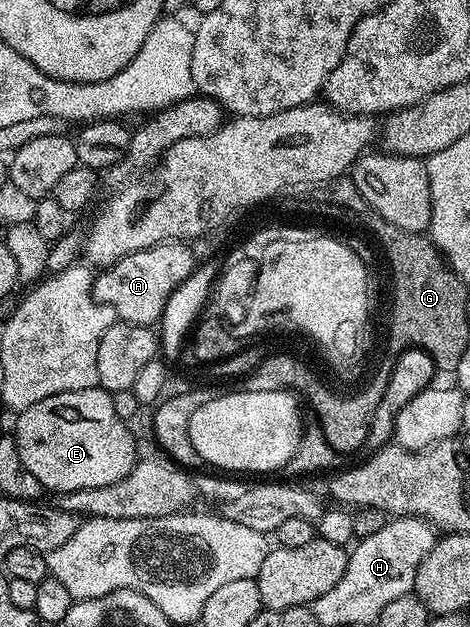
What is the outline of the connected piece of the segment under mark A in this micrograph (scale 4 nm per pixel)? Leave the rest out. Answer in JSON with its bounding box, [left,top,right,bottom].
[94,246,195,327]

